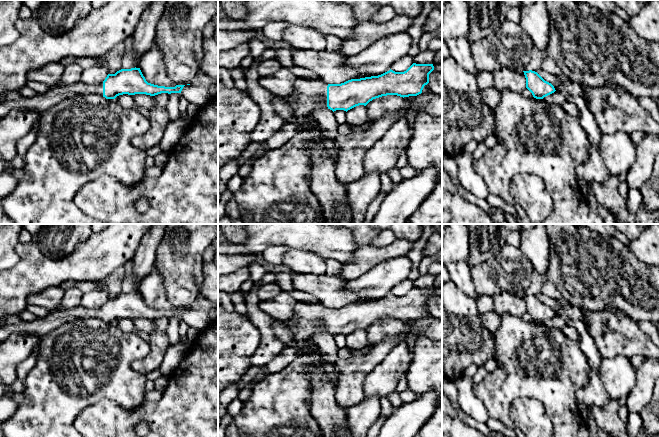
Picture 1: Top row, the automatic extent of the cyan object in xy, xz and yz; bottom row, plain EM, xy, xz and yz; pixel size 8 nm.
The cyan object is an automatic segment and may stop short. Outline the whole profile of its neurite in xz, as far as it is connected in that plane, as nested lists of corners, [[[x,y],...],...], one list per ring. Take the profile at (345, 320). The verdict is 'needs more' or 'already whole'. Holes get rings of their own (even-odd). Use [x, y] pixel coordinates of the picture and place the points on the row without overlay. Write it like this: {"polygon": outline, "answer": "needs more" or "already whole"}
{"polygon": [[[413,287],[404,296],[390,293],[378,300],[351,303],[341,308],[327,308],[321,303],[298,302],[294,309],[295,316],[282,322],[294,330],[311,324],[327,330],[333,336],[347,336],[359,329],[366,330],[373,323],[382,320],[417,320],[429,307],[429,298],[433,294],[433,288]]], "answer": "needs more"}

